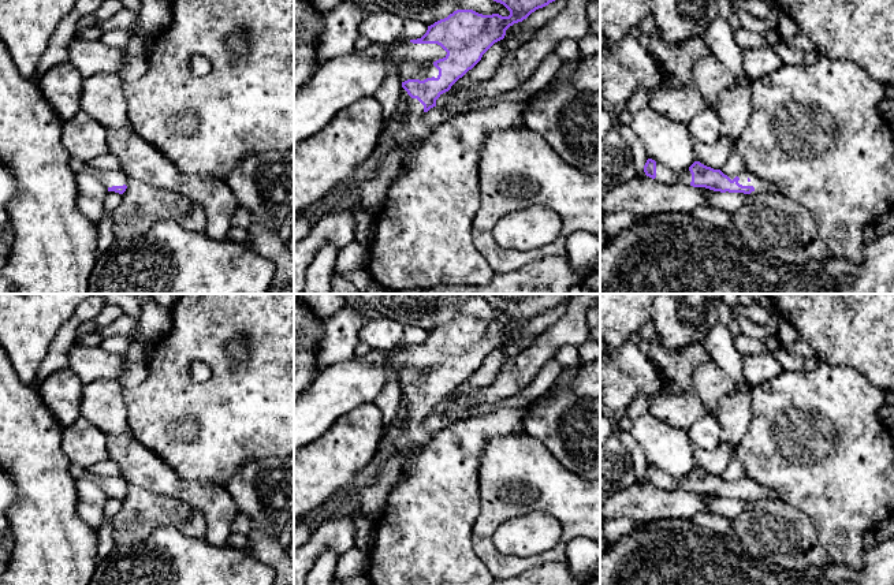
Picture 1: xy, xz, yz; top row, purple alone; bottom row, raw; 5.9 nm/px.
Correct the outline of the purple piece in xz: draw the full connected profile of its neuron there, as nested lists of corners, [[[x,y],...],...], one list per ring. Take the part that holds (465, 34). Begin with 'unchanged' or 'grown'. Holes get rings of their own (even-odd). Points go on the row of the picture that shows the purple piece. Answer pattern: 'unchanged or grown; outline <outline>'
grown; outline [[[555,0],[493,1],[503,4],[510,15],[457,10],[428,26],[421,38],[385,45],[385,52],[399,66],[402,87],[409,94],[406,126],[398,135],[402,164],[413,148],[428,139],[432,128],[425,124],[424,113],[436,107],[436,100],[472,70],[495,42],[503,40],[510,26]]]

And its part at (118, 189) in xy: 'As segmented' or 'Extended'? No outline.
Extended

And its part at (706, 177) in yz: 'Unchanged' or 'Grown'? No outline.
Grown

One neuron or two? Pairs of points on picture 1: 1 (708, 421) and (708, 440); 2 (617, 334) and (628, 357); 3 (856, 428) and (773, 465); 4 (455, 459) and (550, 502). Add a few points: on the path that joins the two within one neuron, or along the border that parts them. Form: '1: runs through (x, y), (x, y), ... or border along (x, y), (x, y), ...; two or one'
1: runs through (708, 425), (708, 436); one
2: border along (629, 339), (614, 347); two
3: runs through (838, 451), (816, 466), (796, 468); one
4: border along (491, 440), (484, 449), (479, 466), (479, 503); two

